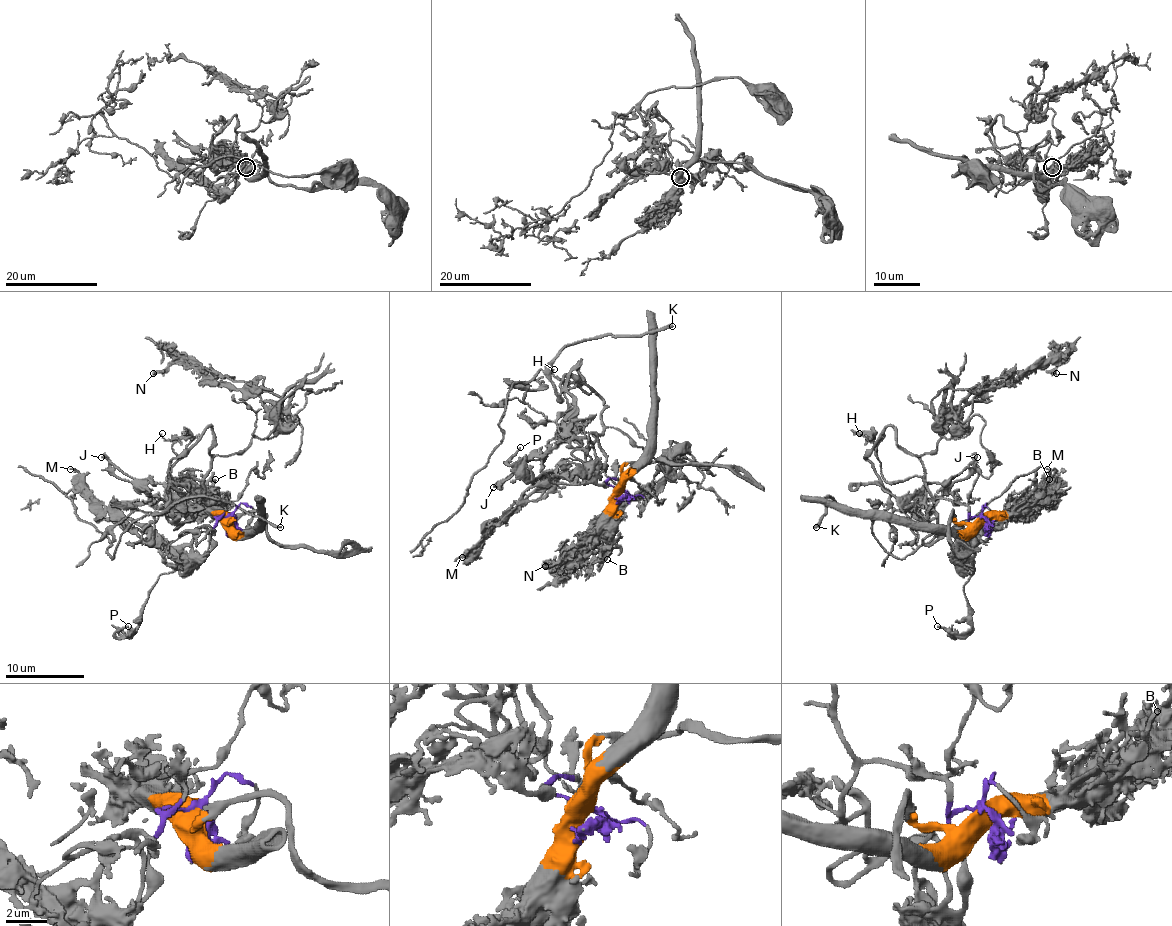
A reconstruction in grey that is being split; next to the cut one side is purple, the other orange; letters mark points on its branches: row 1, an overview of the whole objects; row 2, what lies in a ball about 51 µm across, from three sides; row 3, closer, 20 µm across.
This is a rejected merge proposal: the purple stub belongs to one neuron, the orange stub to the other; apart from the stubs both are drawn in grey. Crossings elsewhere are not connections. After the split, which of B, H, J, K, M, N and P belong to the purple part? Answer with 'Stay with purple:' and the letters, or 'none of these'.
Stay with purple: H, J, K, M, N, P

